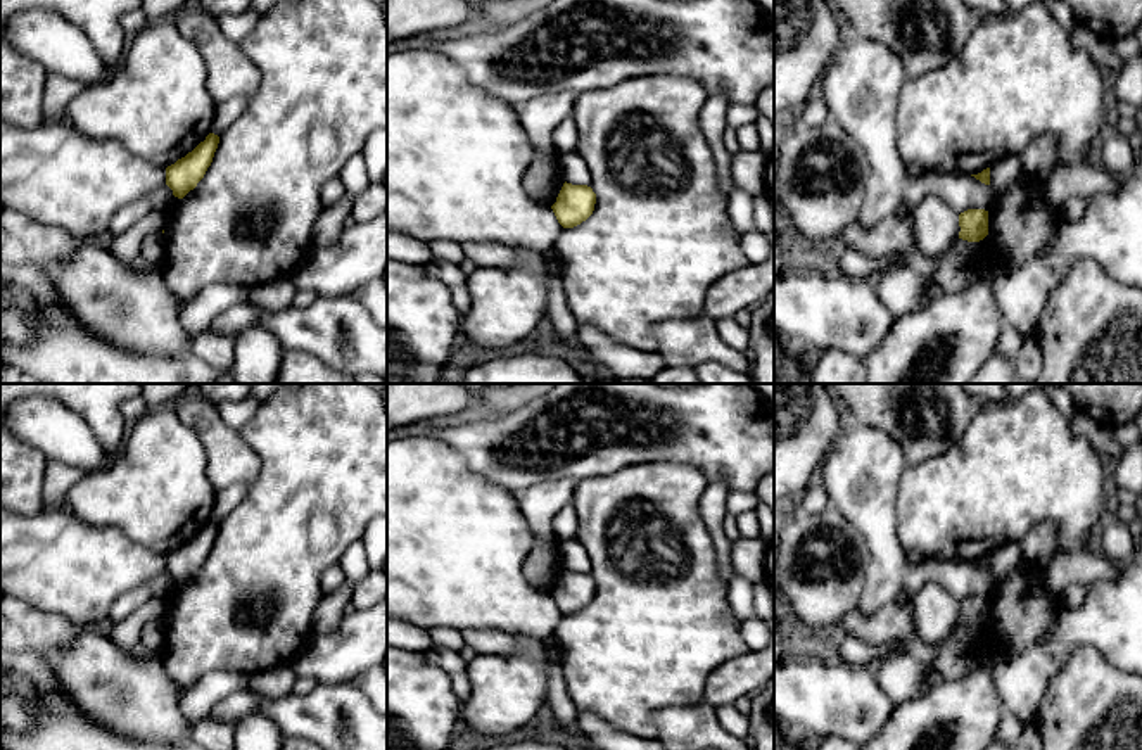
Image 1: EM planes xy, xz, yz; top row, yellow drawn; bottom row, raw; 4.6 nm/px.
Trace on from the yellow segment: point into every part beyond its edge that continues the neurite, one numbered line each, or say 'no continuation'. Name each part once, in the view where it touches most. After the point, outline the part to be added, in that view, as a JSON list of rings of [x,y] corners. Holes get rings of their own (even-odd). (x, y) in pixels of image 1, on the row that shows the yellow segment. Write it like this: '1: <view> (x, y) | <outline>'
no continuation

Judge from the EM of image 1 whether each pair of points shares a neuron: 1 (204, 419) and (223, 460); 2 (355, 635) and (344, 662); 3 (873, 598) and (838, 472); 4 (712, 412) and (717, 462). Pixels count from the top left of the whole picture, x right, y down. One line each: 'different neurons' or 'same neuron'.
1: same neuron
2: same neuron
3: same neuron
4: same neuron

